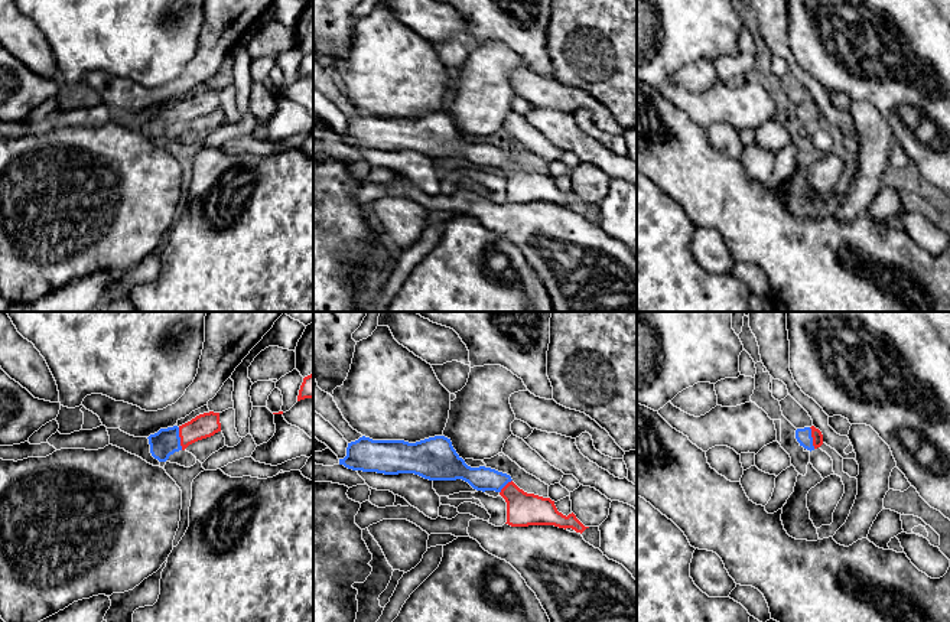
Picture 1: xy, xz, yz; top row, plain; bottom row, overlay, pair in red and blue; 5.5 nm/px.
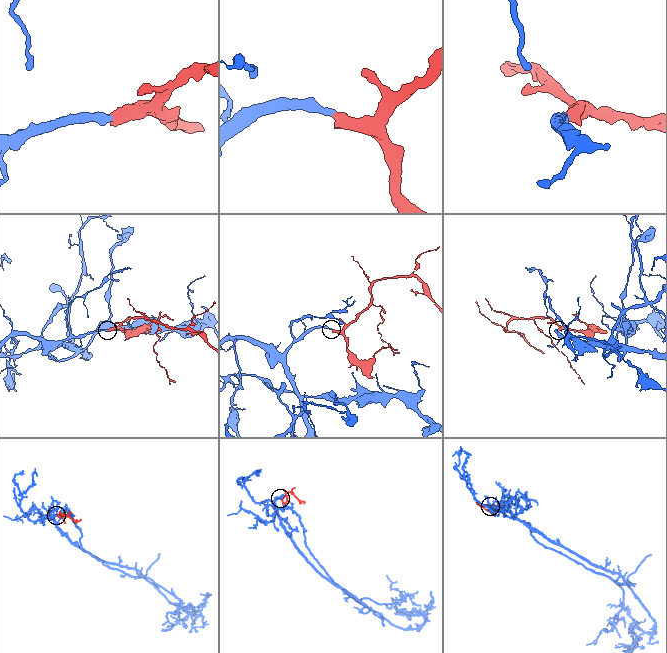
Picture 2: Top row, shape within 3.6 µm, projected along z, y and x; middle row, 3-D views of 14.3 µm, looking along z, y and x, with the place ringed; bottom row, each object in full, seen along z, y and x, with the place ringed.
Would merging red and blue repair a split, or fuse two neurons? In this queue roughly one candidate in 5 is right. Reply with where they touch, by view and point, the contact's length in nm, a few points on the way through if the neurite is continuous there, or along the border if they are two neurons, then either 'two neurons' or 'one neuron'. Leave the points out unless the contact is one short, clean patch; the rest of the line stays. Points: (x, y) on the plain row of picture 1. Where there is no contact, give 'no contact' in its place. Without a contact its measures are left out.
contact xy (181, 116); length 130 nm; way xy (207, 101), (186, 110), (181, 116), (171, 116), (163, 120); one neuron

